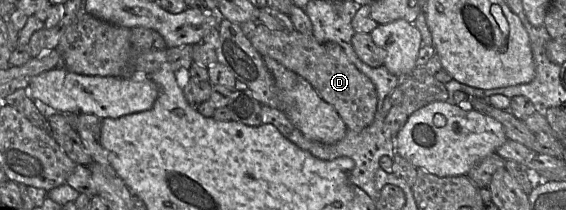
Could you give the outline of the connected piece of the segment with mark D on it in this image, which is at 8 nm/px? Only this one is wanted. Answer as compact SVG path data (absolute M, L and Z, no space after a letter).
M258 23L250 41L263 57L273 58L309 82L319 95L333 106L347 129L361 131L373 122L377 108L376 88L372 81L351 63L338 44L320 43L313 35L306 35L297 30L271 30L262 23Z

